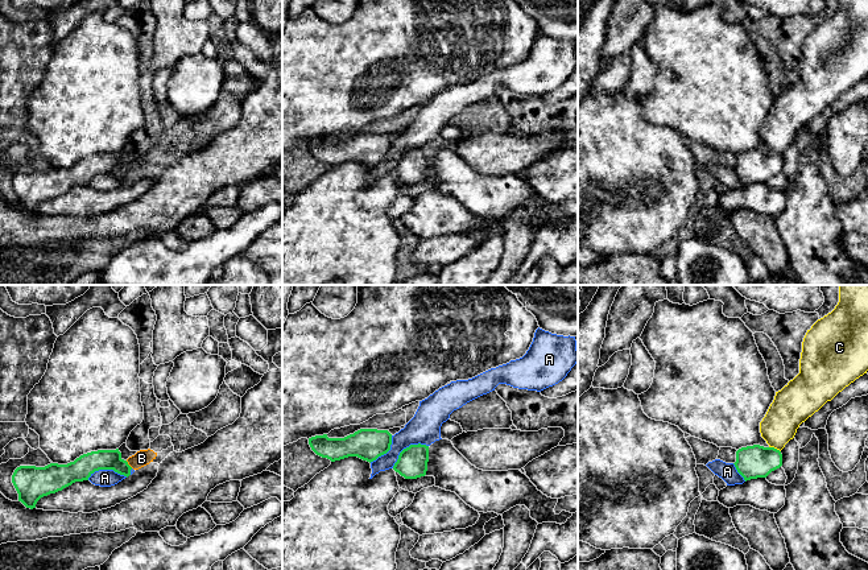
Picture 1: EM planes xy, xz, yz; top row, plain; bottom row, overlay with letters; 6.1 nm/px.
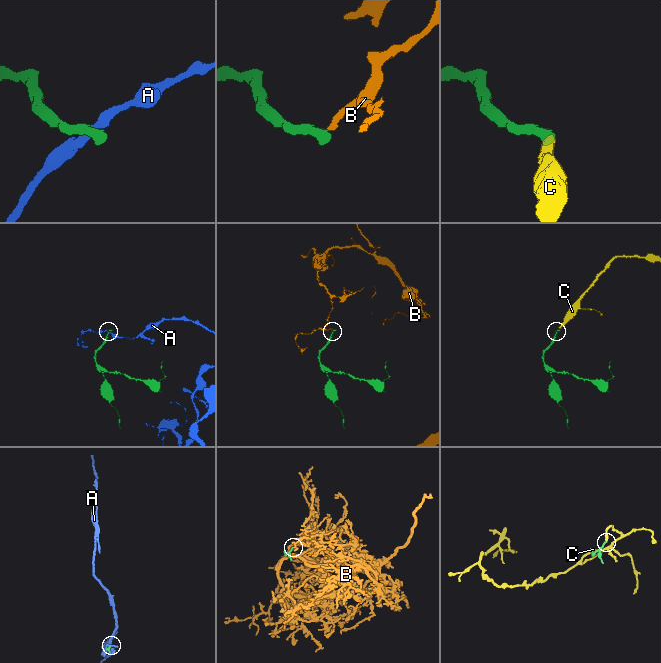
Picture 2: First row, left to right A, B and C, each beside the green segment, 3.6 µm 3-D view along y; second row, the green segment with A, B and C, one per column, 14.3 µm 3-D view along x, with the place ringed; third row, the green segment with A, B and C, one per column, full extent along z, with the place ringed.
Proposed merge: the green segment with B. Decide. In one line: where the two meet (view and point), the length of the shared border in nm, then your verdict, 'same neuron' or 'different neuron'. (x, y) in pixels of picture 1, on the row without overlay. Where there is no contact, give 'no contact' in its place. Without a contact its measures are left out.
contact xy (128, 169); length 60 nm; different neuron

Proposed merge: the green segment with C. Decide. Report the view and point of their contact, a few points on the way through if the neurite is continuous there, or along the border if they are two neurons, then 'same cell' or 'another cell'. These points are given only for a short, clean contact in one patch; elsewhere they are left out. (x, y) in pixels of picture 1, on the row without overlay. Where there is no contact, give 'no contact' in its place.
contact yz (773, 152); way yz (752, 166), (760, 165), (773, 152), (777, 132), (788, 115); same cell

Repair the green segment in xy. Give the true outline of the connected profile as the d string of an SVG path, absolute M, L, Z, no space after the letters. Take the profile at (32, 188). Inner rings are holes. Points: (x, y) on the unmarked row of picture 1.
M119 153L98 154L83 158L67 169L20 170L12 179L12 187L18 206L33 214L41 202L62 195L75 186L88 185L99 174L113 174L128 182L132 172L121 162Z

